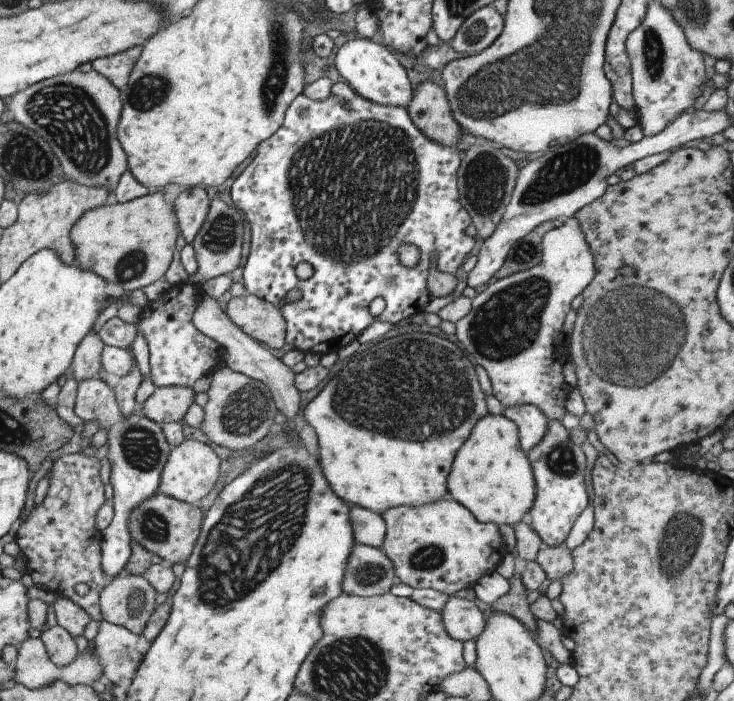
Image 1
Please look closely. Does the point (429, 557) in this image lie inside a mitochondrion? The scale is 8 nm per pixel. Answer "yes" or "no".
yes

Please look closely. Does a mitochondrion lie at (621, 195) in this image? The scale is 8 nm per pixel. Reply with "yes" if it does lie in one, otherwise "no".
no

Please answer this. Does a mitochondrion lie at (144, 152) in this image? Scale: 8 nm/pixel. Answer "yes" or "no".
no

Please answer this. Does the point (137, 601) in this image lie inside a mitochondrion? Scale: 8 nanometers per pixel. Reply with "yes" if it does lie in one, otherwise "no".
yes

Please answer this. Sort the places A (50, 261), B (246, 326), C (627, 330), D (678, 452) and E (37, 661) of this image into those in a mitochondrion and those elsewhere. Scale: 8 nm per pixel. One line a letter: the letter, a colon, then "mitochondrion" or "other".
A: other
B: other
C: mitochondrion
D: other
E: other

